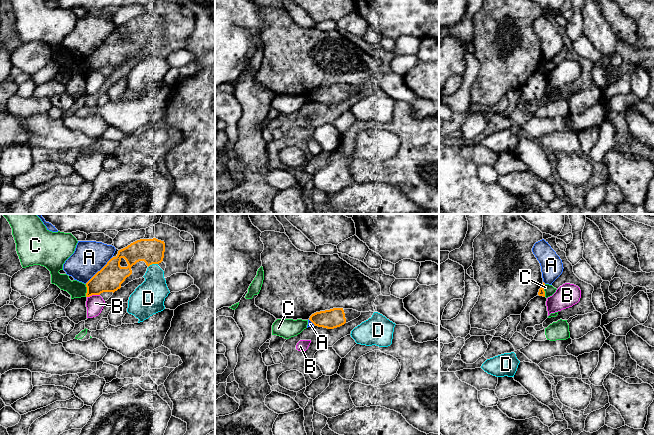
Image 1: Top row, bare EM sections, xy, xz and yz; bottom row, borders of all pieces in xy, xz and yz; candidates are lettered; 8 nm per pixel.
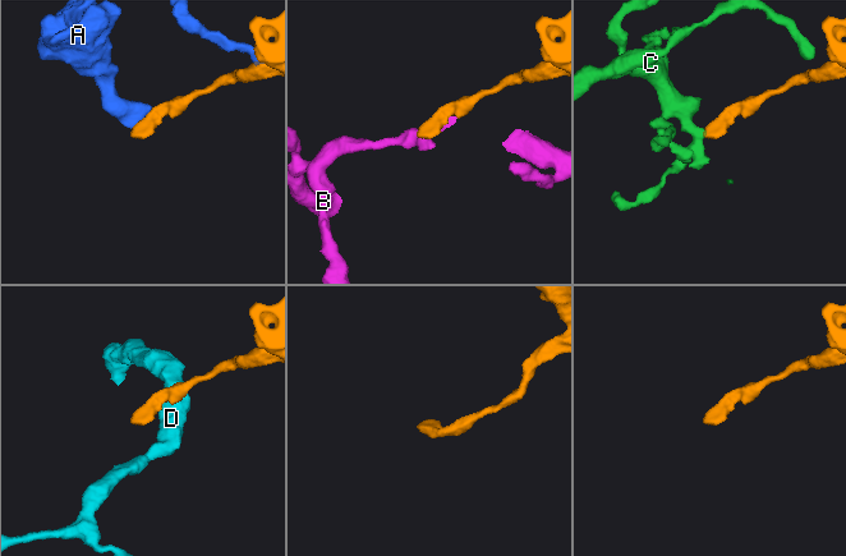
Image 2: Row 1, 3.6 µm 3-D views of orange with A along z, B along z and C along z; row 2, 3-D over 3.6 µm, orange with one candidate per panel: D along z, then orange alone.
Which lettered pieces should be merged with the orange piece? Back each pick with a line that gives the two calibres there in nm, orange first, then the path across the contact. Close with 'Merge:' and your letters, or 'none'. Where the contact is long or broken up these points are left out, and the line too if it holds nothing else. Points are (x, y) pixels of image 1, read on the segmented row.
Merge: none

